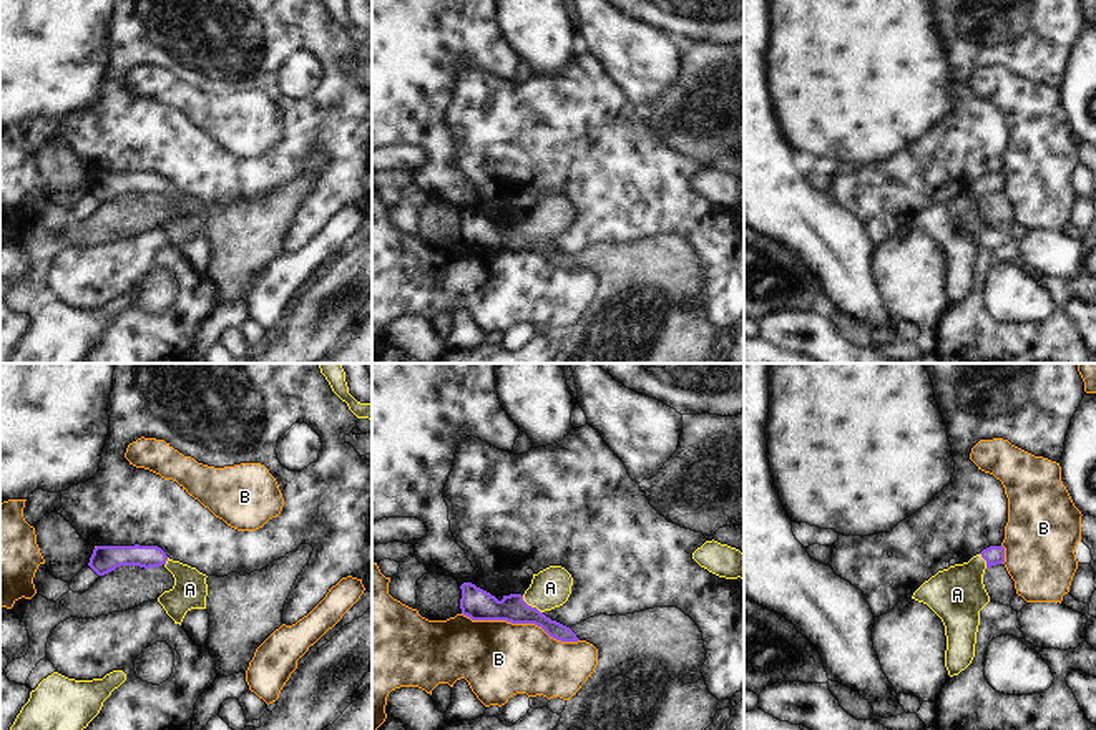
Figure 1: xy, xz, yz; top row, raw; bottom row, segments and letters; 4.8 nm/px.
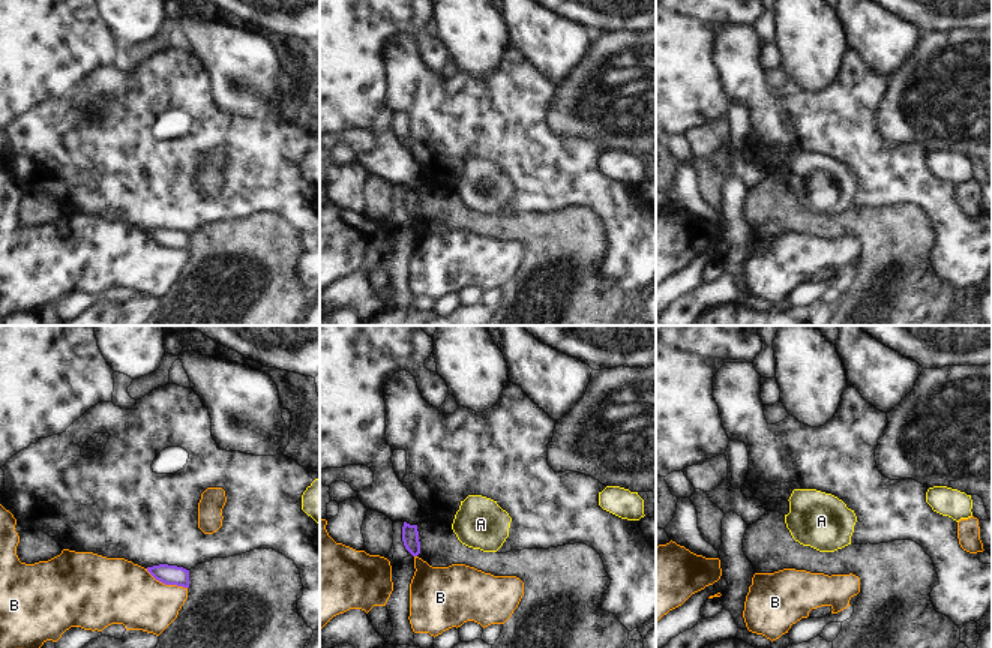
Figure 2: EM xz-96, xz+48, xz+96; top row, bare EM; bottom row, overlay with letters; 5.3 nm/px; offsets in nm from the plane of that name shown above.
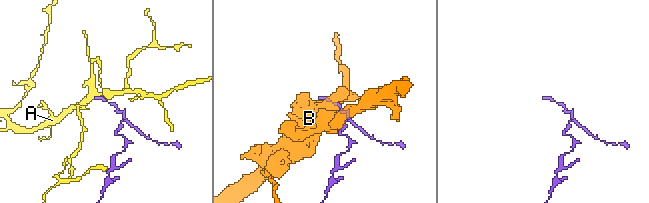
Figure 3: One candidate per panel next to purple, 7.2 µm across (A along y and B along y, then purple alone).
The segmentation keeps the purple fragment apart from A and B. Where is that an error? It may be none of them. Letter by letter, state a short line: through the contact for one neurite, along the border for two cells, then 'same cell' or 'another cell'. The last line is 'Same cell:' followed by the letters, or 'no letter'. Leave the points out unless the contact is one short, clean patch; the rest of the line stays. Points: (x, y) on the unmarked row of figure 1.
A: line xz (479, 233), (487, 236), (530, 234), (550, 216); same cell
B: another cell
Same cell: A

